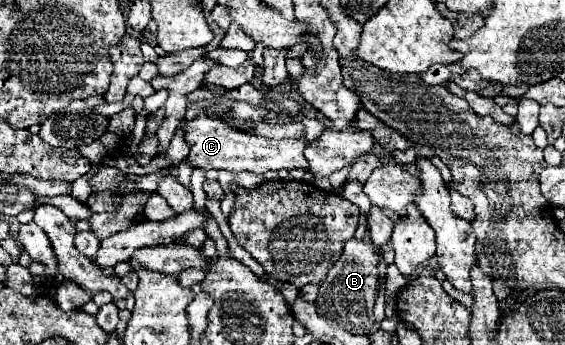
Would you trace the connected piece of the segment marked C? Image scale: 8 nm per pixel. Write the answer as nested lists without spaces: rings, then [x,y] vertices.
[[[198,115],[198,119],[192,121],[182,121],[182,129],[186,133],[186,141],[190,145],[190,155],[188,159],[192,161],[194,167],[200,169],[226,169],[232,173],[240,171],[250,171],[256,175],[264,175],[270,169],[302,169],[310,173],[310,167],[304,157],[306,149],[306,139],[266,139],[254,133],[246,133],[240,129],[232,129],[222,125],[222,121],[208,117],[208,115]]]

